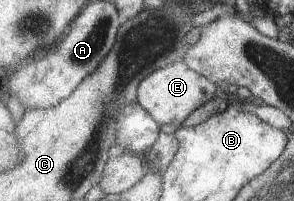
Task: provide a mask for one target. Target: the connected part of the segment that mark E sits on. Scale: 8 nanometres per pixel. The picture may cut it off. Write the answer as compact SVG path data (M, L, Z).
M184 61L175 62L155 73L151 73L149 77L143 79L139 91L137 91L137 99L151 115L161 124L180 125L201 105L205 105L207 101L211 101L213 97L219 94L219 89L207 76L197 73L191 69Z

